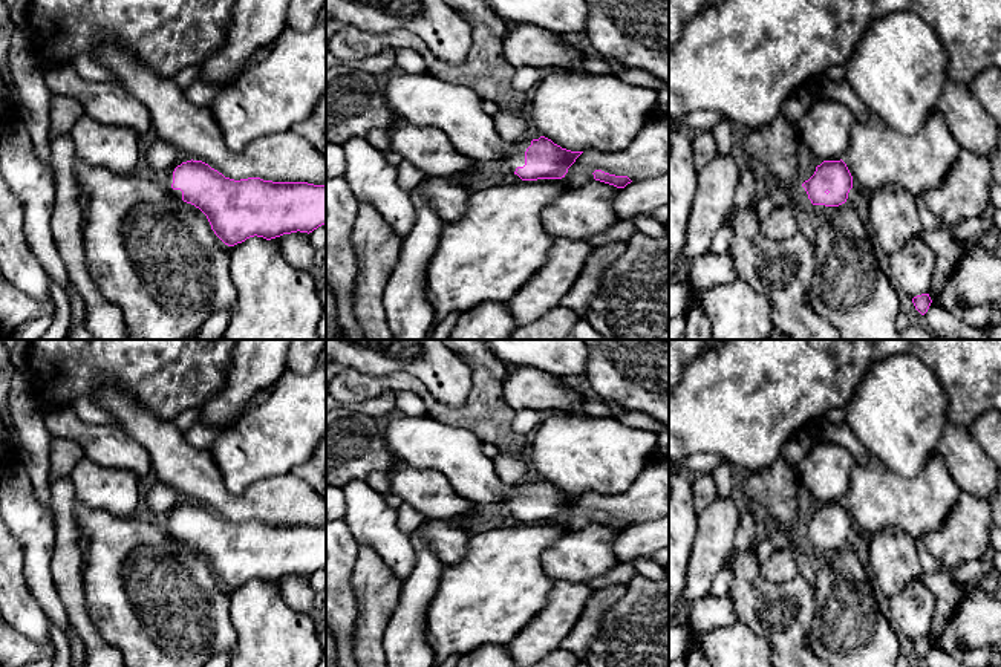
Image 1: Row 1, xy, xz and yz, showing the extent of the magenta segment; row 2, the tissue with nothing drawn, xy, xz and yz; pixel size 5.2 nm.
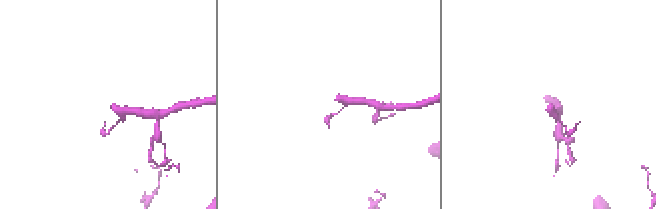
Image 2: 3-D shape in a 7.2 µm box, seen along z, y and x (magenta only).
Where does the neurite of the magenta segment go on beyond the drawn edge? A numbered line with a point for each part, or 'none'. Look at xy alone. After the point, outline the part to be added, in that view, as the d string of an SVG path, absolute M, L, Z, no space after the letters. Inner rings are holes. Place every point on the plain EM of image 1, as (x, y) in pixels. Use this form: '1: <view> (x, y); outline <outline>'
1: xy (176, 536); outline M174 506L168 514L167 514L167 532L176 540L182 543L182 534L181 532L173 532L171 526L173 526L173 514L174 511L181 508L181 506Z

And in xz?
1: xz (415, 441); outline M395 412L389 419L383 434L398 464L438 470L461 497L473 503L502 500L513 516L525 508L525 494L533 482L505 485L493 460L484 454L482 442L470 430L426 415L406 416Z

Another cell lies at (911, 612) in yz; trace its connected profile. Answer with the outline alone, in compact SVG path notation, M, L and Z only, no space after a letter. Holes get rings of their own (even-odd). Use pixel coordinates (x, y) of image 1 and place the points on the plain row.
M912 581L888 598L889 623L897 633L911 641L929 636L935 615L935 595L921 583Z

